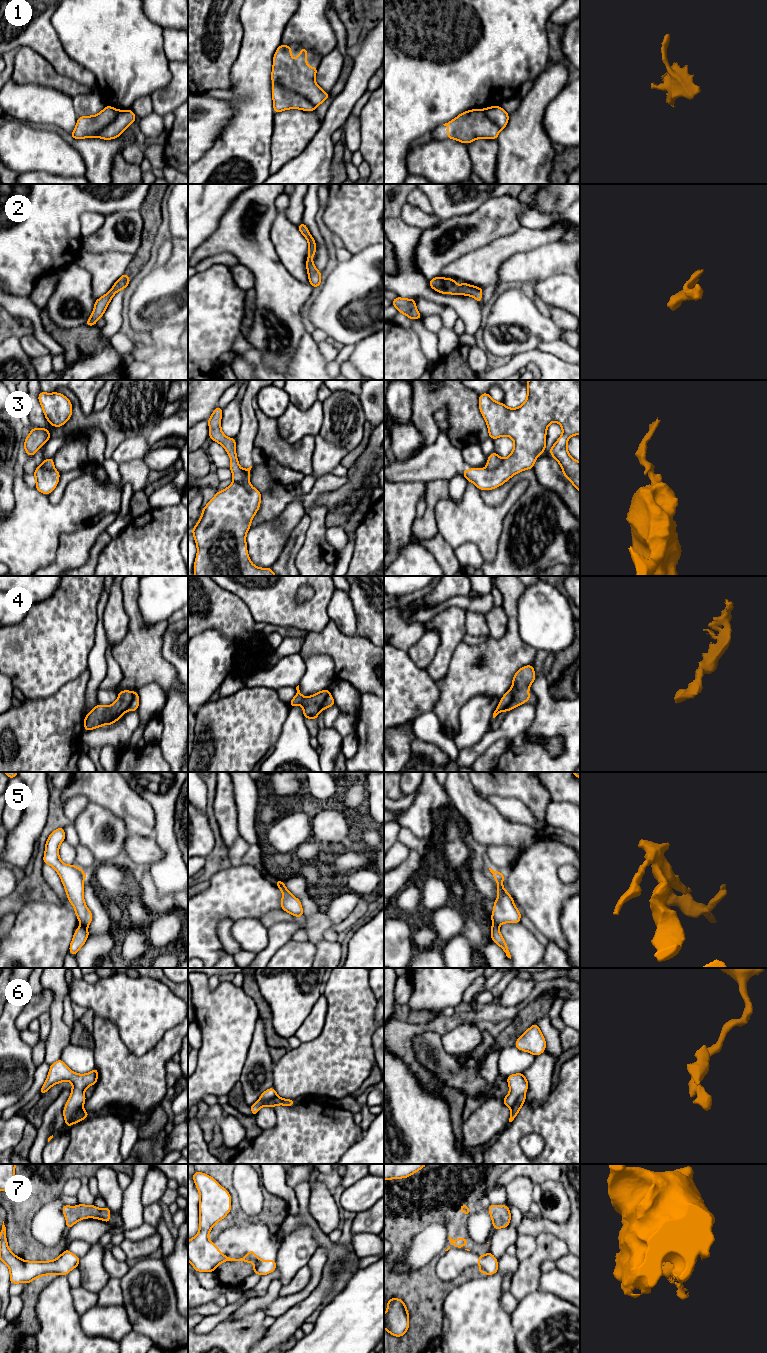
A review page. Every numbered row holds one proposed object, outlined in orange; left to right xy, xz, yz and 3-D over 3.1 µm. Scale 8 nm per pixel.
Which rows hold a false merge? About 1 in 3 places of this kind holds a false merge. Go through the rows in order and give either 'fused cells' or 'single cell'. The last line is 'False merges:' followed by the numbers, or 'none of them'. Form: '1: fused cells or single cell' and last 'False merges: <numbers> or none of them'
1: single cell
2: single cell
3: fused cells
4: fused cells
5: fused cells
6: fused cells
7: fused cells
False merges: 3, 4, 5, 6, 7

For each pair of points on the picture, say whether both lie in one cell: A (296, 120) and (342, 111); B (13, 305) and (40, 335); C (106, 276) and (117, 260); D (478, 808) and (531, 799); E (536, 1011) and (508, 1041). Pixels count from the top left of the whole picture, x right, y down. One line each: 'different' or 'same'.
A: different
B: same
C: same
D: different
E: same

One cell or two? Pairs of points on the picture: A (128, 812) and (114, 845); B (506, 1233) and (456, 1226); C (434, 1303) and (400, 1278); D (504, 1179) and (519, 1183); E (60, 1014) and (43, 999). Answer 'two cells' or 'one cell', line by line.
A: two cells
B: two cells
C: one cell
D: two cells
E: two cells

